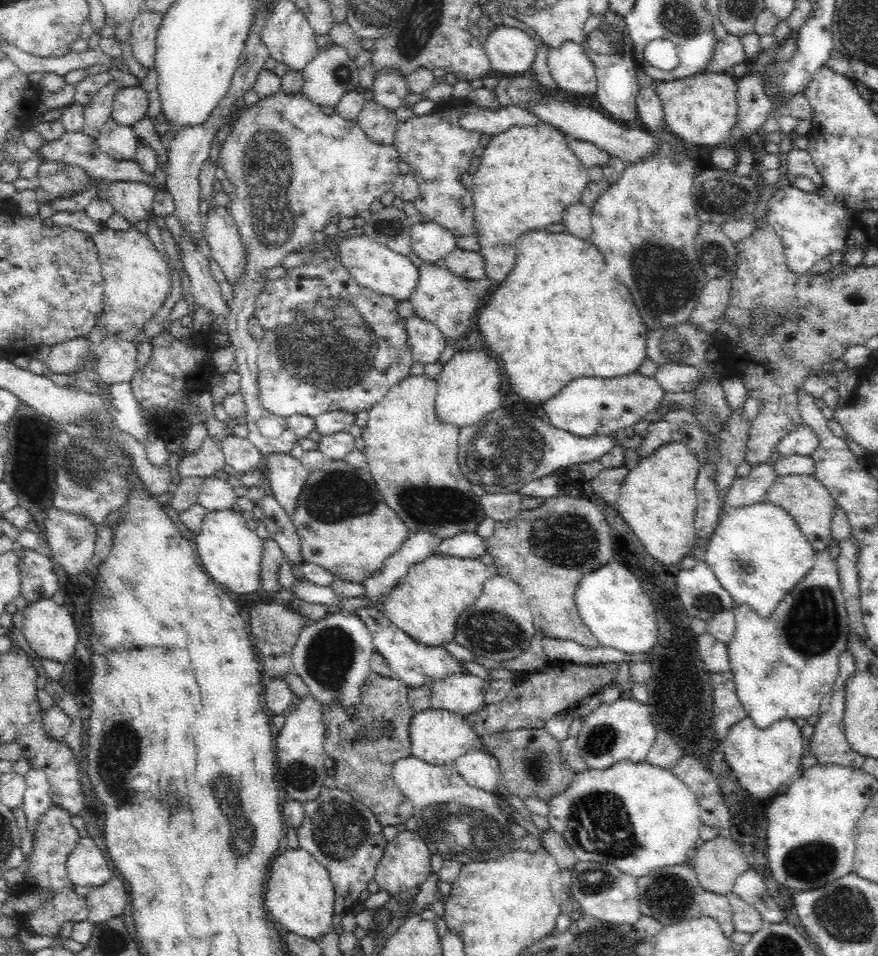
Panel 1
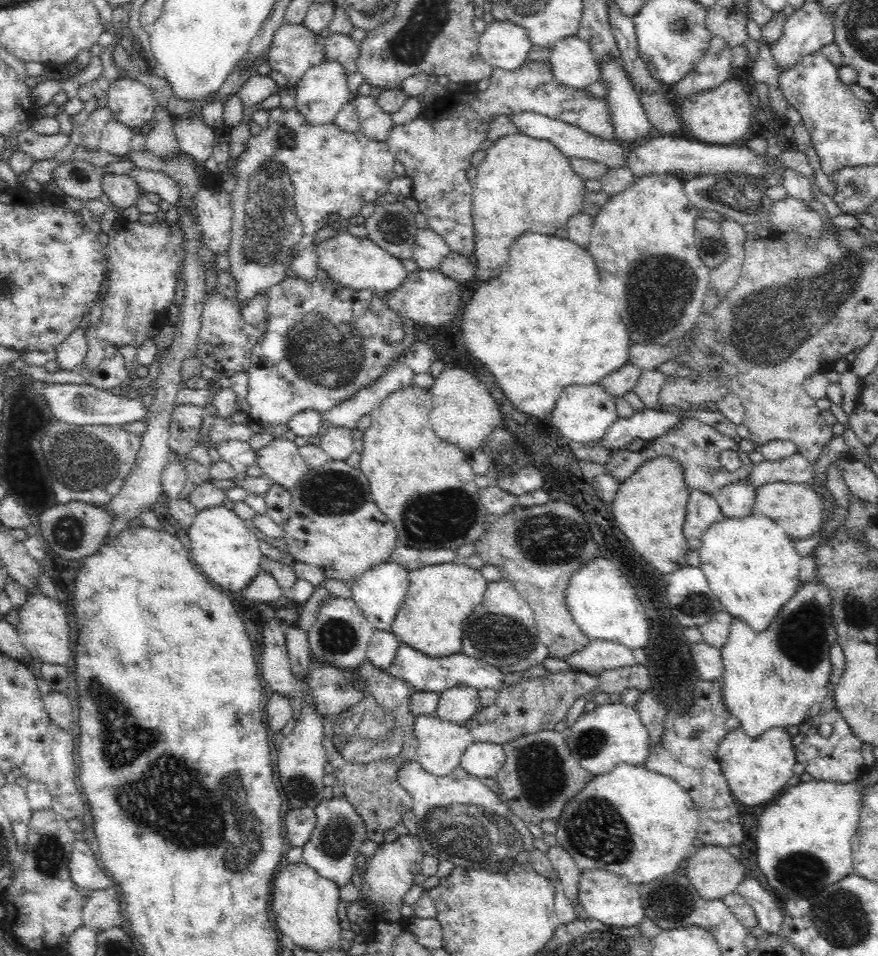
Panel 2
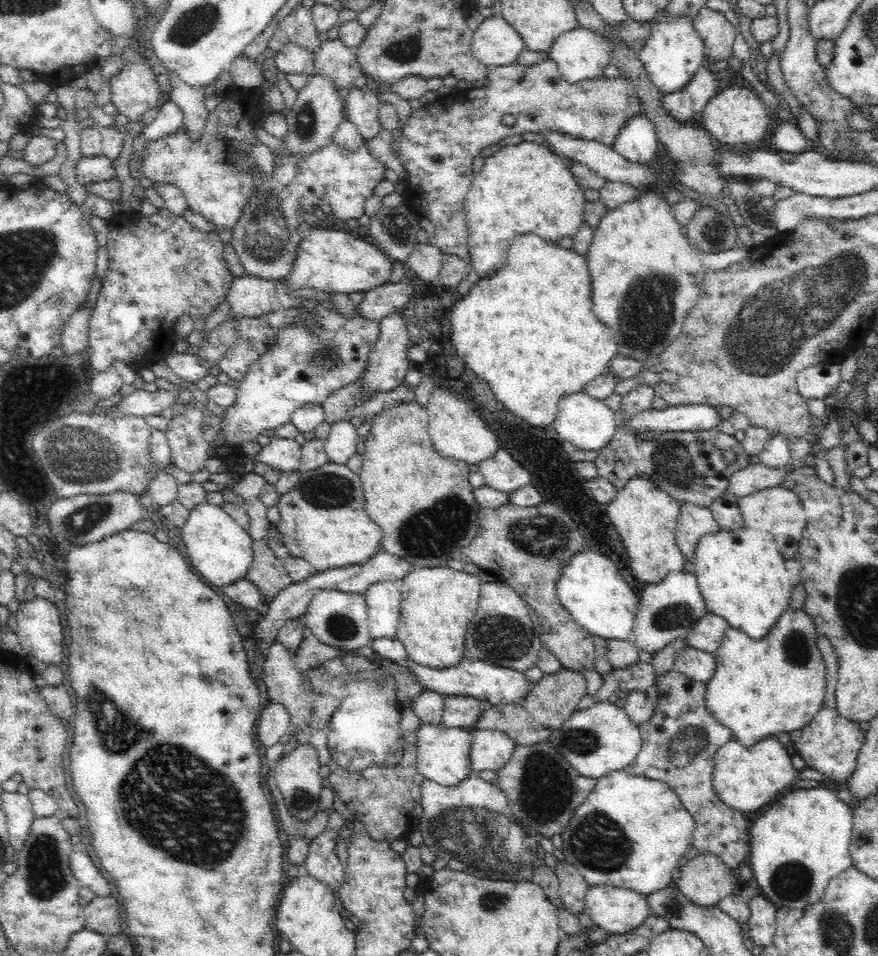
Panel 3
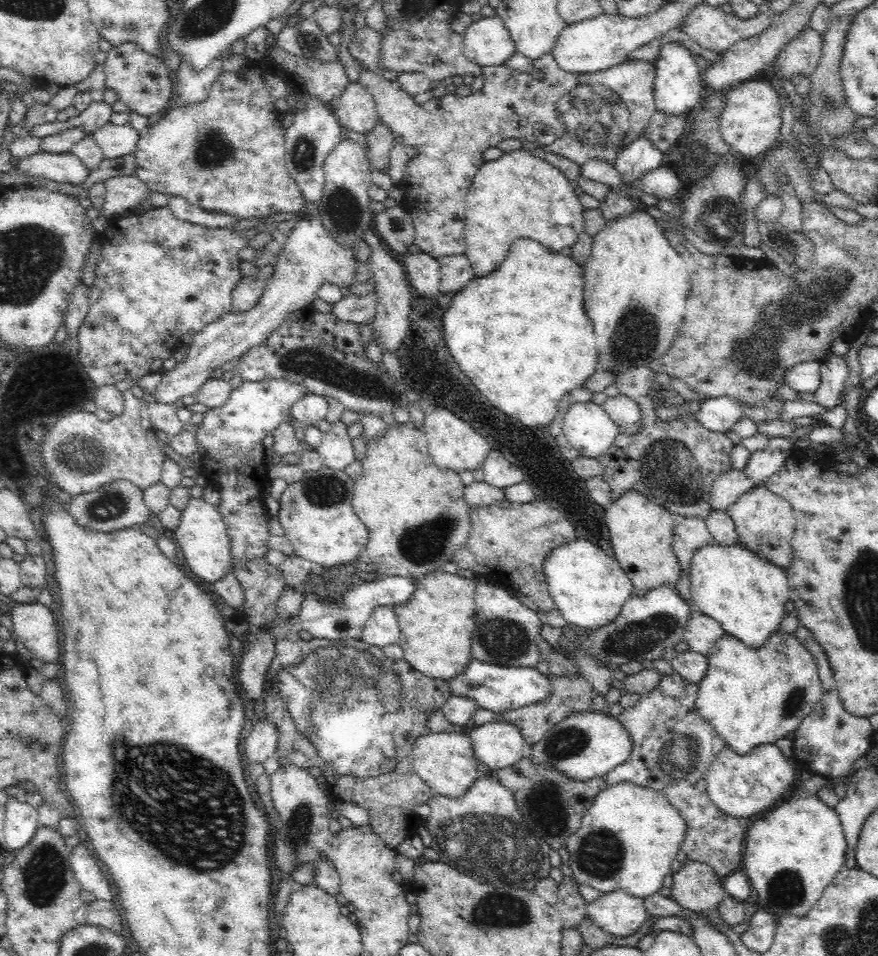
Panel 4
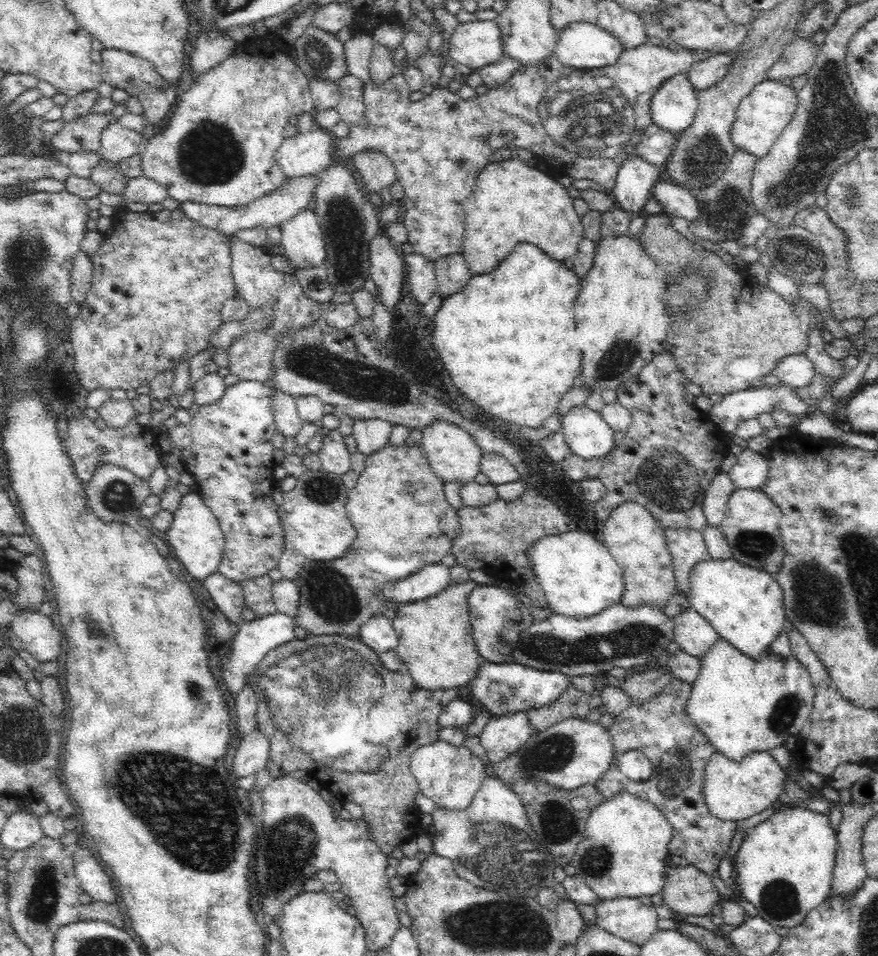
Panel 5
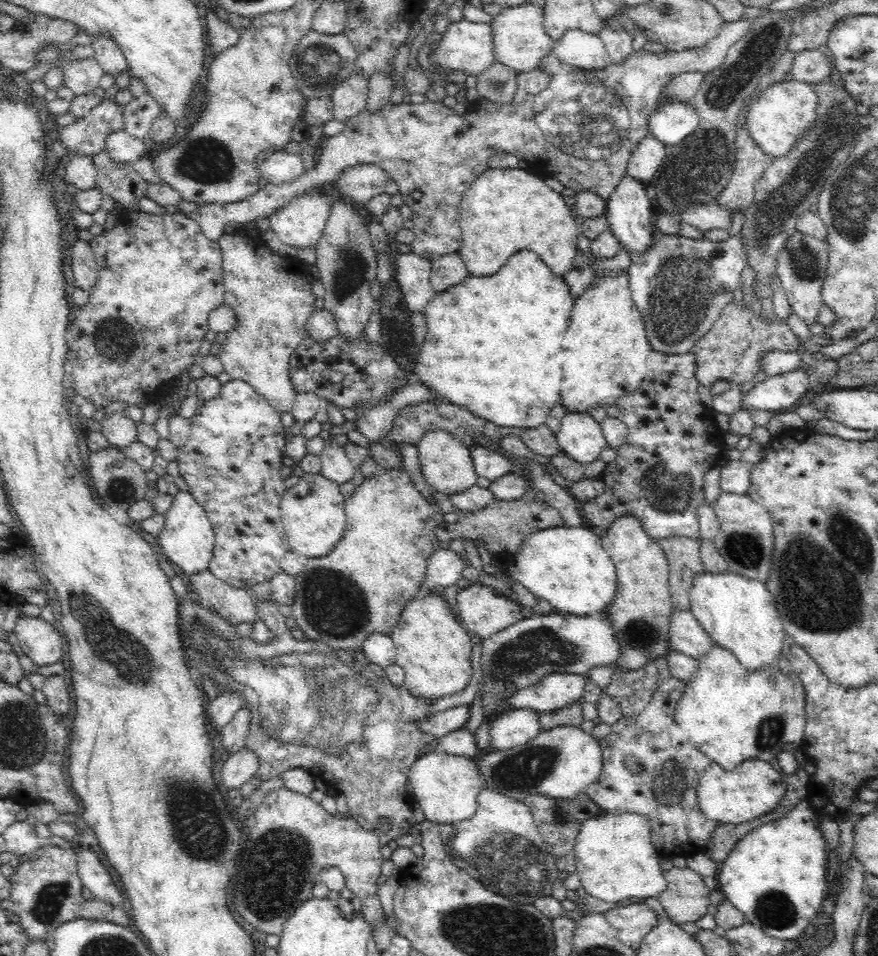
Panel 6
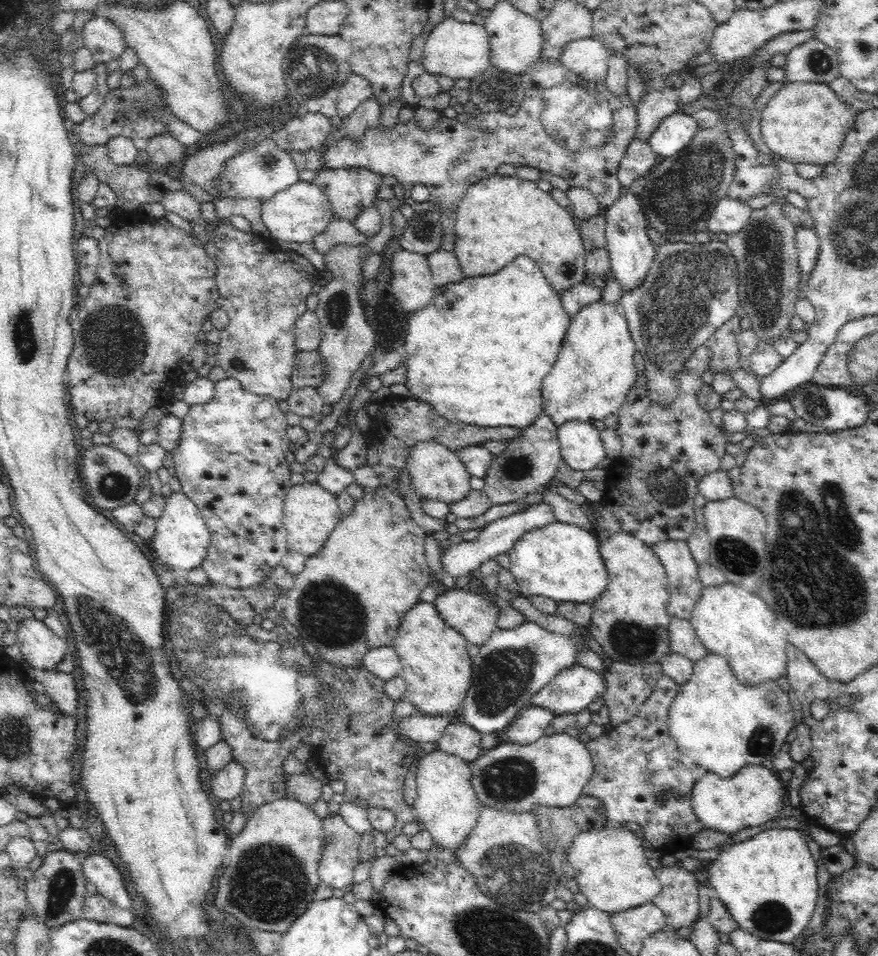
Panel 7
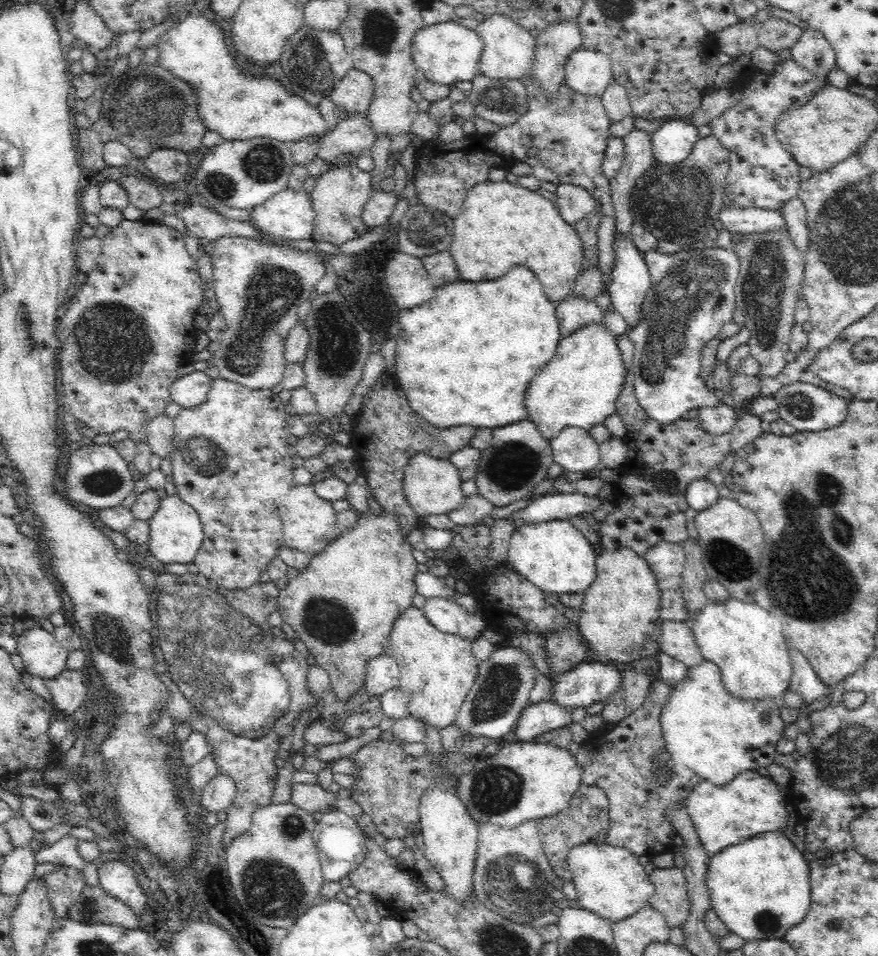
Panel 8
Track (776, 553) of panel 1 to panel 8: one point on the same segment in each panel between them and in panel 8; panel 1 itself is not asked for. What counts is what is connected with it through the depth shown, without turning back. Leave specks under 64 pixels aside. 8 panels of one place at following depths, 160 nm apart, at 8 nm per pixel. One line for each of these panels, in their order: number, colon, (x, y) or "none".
2: (750, 564)
3: (741, 573)
4: (744, 593)
5: (744, 605)
6: (739, 614)
7: (729, 620)
8: (745, 641)

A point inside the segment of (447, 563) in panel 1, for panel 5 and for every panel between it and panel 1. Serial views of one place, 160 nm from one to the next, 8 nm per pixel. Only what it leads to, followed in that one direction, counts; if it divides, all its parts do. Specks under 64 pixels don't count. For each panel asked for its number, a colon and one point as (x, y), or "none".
2: (440, 597)
3: (437, 603)
4: (436, 622)
5: (435, 640)

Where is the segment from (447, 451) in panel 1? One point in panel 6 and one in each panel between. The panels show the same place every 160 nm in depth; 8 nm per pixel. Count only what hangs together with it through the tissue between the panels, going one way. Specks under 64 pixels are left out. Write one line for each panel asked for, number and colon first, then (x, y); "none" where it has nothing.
2: (425, 486)
3: (422, 501)
4: (416, 515)
5: (398, 509)
6: (360, 587)

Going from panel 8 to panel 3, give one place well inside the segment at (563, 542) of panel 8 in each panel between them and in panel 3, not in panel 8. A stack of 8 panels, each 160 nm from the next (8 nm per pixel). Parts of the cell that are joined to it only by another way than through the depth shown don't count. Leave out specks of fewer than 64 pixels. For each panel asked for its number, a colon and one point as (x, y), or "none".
3: (590, 588)
4: (588, 587)
5: (579, 577)
6: (567, 566)
7: (562, 561)

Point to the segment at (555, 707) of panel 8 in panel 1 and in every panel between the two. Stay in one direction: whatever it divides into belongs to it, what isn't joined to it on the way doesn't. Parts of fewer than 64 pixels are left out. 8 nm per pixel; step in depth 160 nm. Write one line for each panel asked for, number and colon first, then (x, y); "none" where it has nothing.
1: (480, 770)
2: (483, 760)
3: (490, 750)
4: (498, 744)
5: (501, 736)
6: (514, 727)
7: (530, 724)

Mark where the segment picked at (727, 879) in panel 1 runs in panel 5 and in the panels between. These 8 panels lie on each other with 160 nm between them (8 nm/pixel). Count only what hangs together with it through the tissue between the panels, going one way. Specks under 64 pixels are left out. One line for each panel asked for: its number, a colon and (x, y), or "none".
2: (711, 870)
3: (705, 880)
4: (696, 887)
5: (689, 892)

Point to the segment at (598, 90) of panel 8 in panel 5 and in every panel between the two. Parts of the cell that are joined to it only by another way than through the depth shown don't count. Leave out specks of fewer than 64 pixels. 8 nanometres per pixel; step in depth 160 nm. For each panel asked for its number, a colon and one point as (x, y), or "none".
5: (581, 46)
6: (586, 51)
7: (588, 58)

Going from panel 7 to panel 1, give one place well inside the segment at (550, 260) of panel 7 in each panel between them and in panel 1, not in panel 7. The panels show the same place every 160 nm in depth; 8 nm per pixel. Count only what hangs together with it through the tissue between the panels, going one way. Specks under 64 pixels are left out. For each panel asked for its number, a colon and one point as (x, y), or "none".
1: (528, 176)
2: (523, 185)
3: (522, 188)
4: (518, 195)
5: (511, 203)
6: (502, 211)

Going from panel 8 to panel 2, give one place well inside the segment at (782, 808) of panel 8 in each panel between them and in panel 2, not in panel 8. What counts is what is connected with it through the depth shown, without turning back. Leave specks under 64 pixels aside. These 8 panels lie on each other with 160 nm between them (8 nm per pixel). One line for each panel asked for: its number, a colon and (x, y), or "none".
2: (756, 768)
3: (745, 779)
4: (740, 786)
5: (732, 790)
6: (752, 789)
7: (753, 796)

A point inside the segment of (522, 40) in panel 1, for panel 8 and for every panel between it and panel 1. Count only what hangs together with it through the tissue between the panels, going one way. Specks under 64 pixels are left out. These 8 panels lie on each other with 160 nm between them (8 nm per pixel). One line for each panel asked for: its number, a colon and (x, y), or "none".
2: (505, 45)
3: (495, 43)
4: (487, 42)
5: (474, 45)
6: (465, 46)
7: (454, 49)
8: (445, 53)

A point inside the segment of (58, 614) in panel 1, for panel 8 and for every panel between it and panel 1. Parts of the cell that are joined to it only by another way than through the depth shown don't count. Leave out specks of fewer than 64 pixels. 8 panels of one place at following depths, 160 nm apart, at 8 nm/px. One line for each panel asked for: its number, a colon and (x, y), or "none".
2: (43, 628)
3: (39, 630)
4: (34, 626)
5: (38, 635)
6: (37, 639)
7: (41, 649)
8: (43, 655)

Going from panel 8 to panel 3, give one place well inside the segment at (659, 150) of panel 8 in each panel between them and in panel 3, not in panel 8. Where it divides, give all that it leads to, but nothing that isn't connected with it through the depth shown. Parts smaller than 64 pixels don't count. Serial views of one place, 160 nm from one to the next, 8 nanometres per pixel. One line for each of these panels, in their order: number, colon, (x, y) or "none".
3: (673, 51)
4: (678, 80)
5: (673, 108)
6: (671, 123)
7: (674, 133)

